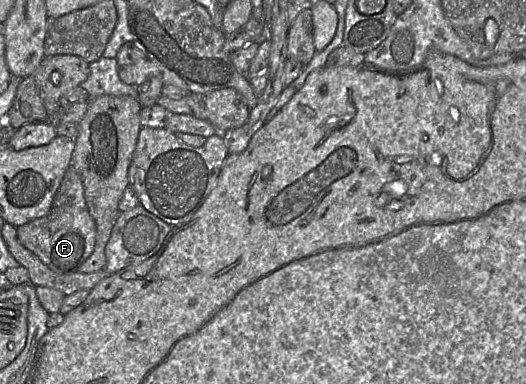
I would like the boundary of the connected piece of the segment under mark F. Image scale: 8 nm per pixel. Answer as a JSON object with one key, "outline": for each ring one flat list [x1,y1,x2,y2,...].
{"outline":[[69,167,66,171,50,212,18,229,20,242,57,274,78,272,92,254,96,242,96,225,86,205,84,186,79,173]]}

